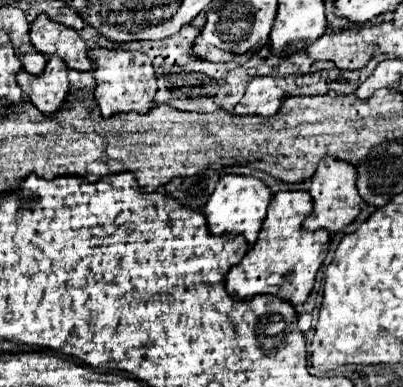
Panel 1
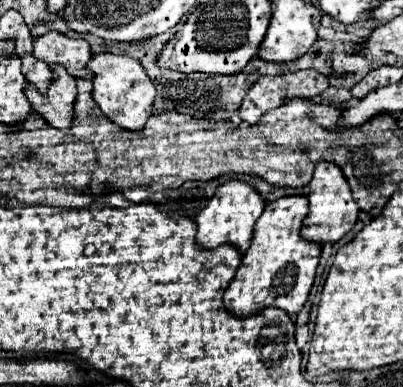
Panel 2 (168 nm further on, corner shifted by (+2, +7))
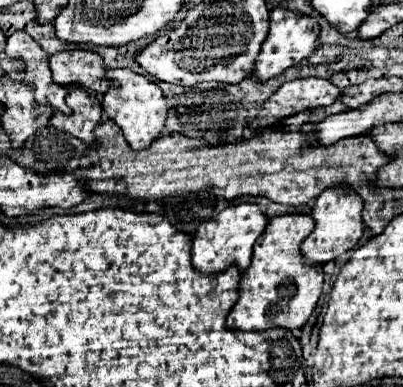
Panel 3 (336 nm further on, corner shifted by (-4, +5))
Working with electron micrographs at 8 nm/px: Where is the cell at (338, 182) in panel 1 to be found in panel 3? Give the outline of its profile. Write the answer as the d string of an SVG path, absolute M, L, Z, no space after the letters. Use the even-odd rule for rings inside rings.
M338 185L338 187L324 189L312 207L312 219L316 227L302 243L302 255L310 263L328 263L328 261L338 259L348 249L352 249L364 233L362 209L364 209L362 199L350 187Z

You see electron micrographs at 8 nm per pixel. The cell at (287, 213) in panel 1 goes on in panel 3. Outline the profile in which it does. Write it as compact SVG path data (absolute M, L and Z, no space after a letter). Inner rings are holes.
M306 213L278 215L268 221L254 245L250 267L240 279L240 297L232 307L226 327L240 331L266 331L272 327L302 327L312 315L322 293L322 269L310 265L300 251L302 241L312 233L314 219Z

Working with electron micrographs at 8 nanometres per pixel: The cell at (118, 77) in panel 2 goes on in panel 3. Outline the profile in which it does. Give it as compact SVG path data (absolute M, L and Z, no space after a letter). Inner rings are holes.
M108 69L106 77L110 79L110 87L102 97L104 113L122 129L132 149L146 149L164 129L168 107L162 89L148 77L134 73L130 69Z

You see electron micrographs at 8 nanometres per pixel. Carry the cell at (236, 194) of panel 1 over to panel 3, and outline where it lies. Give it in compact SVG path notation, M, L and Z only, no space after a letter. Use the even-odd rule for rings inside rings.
M256 203L228 205L214 219L198 225L198 231L194 233L194 239L192 239L192 263L194 263L194 267L200 269L202 273L220 273L230 265L238 265L244 271L250 265L252 245L262 235L266 223L268 223L268 217L262 215L262 211Z

